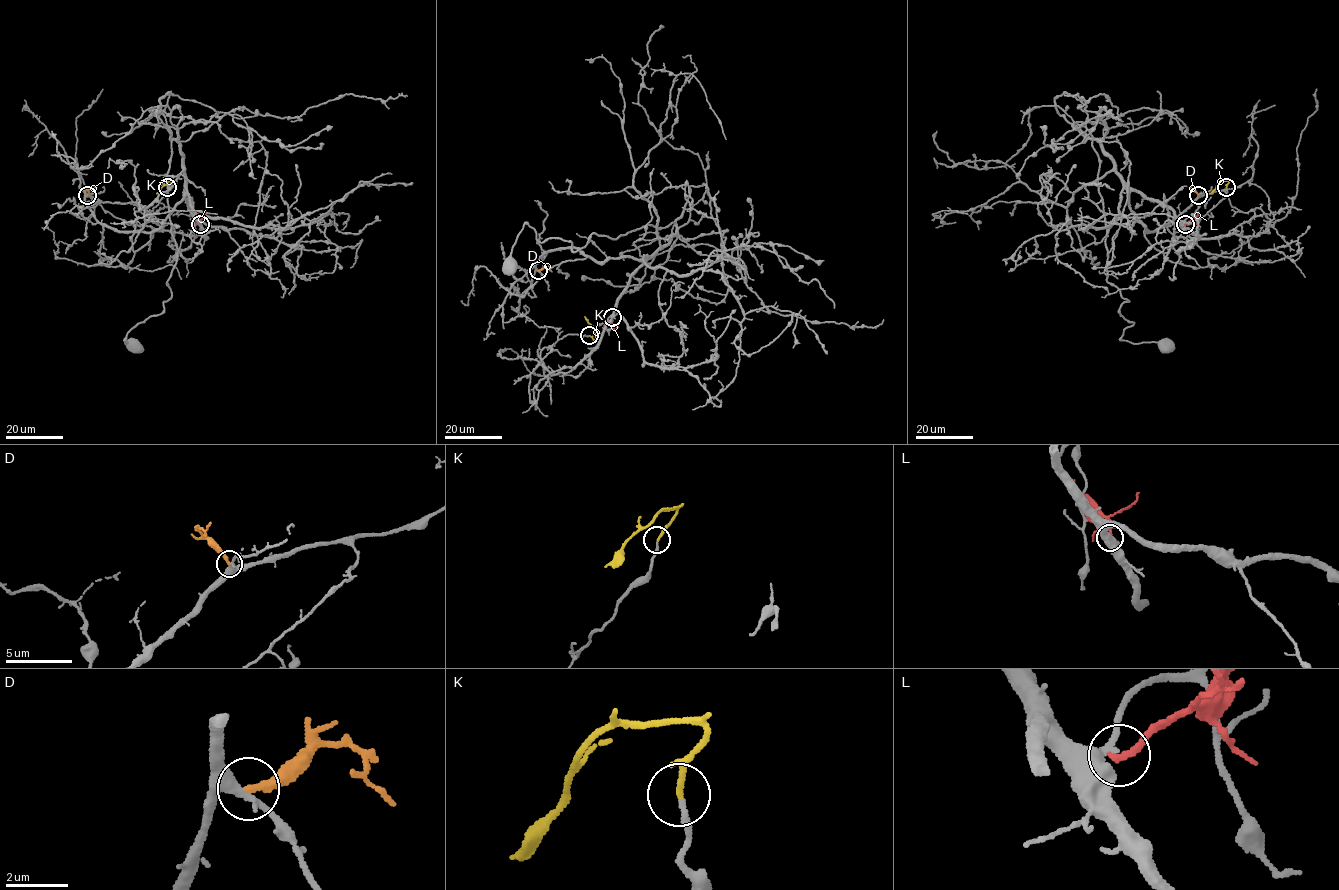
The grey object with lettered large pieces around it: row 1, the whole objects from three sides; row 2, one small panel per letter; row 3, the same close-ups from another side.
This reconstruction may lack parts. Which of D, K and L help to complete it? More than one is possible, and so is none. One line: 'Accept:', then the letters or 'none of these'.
Accept: K

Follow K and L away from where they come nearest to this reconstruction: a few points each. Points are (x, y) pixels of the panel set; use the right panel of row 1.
K: (1226, 187), (1228, 182), (1220, 181), (1211, 193)
L: (1185, 224), (1199, 212)

